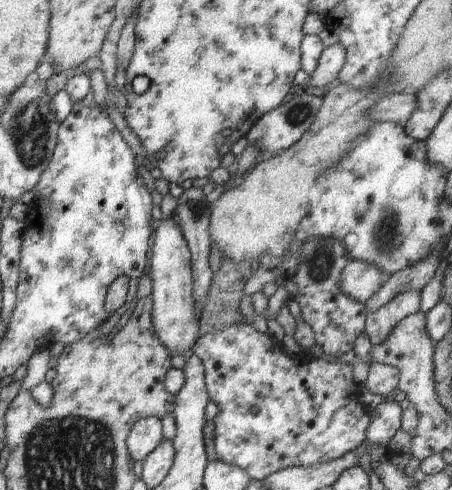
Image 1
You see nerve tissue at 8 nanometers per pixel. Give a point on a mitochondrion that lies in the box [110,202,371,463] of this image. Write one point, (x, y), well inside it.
(320, 262)

